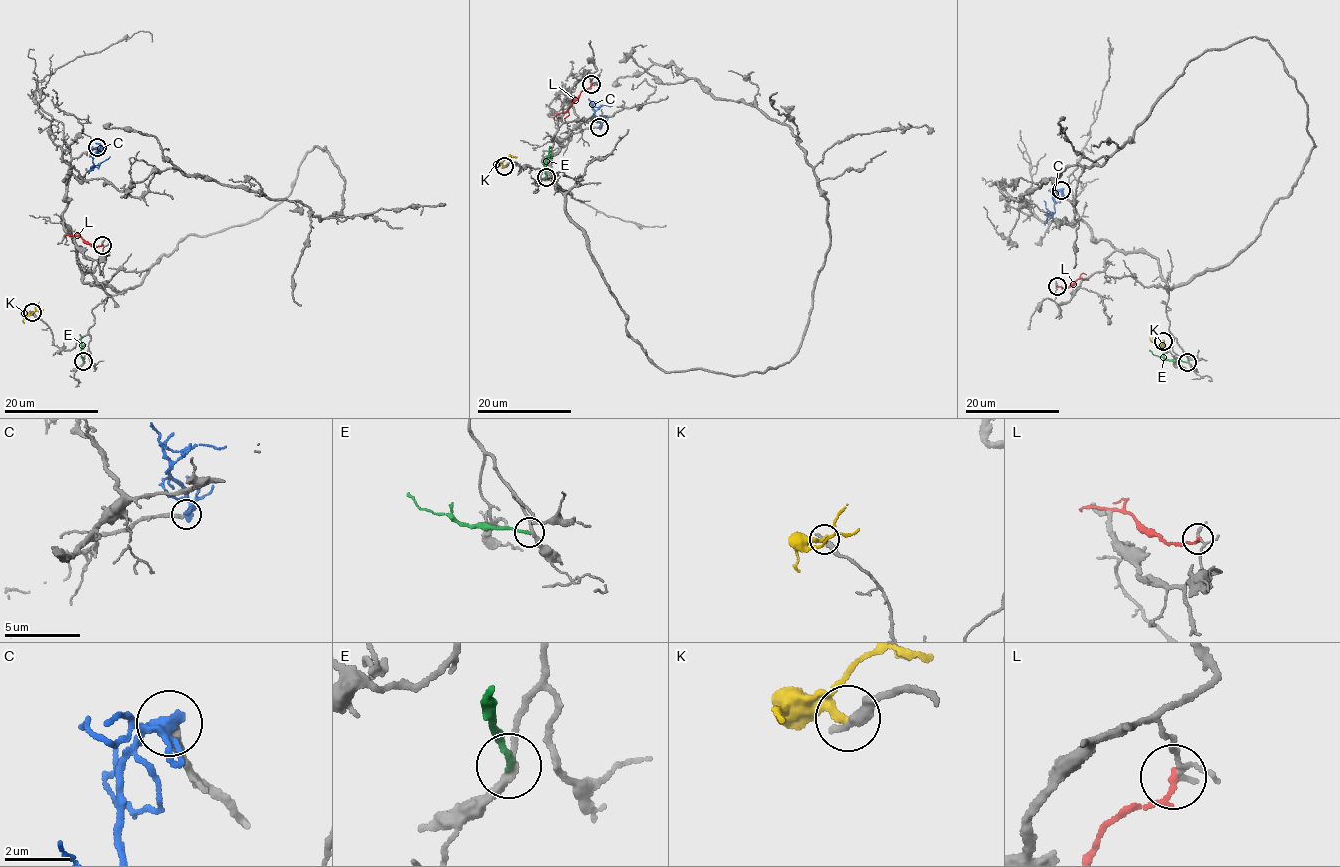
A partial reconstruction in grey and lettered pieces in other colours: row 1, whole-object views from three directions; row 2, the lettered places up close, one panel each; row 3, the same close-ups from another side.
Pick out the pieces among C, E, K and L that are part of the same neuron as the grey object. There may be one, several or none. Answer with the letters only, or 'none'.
none

